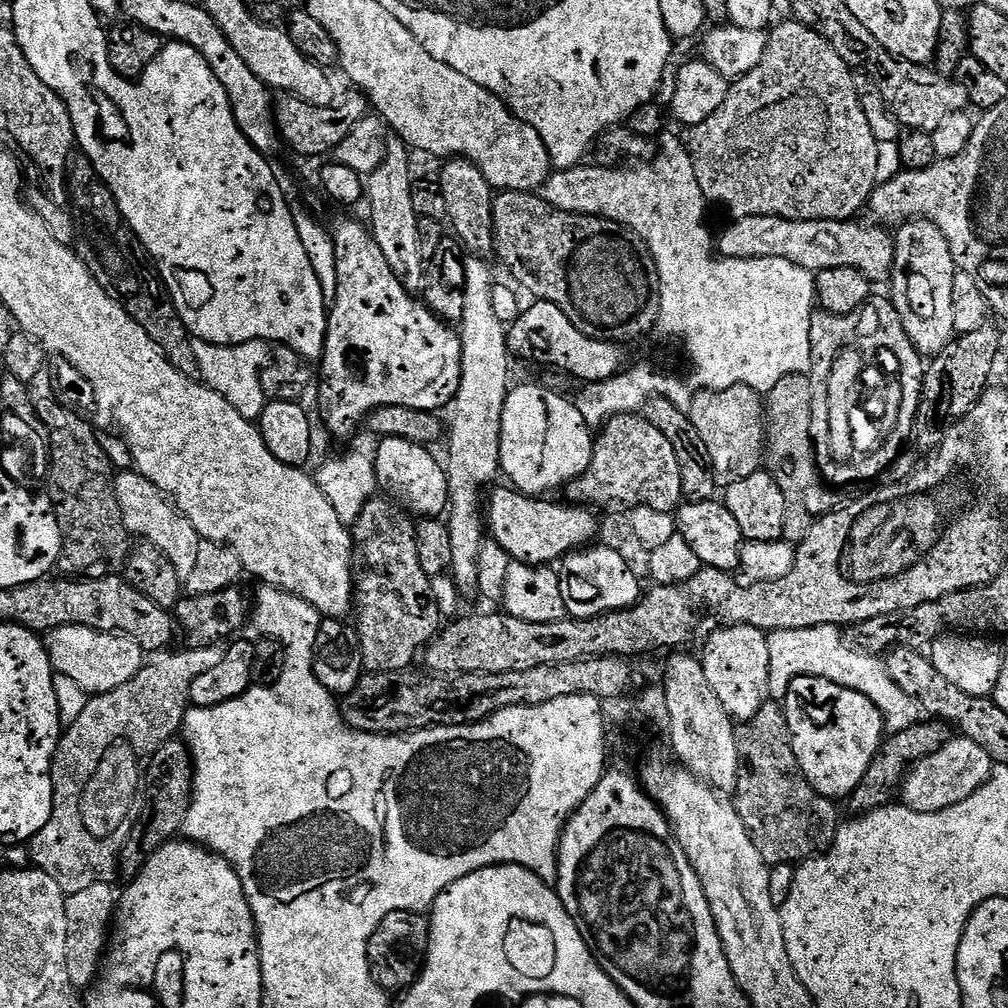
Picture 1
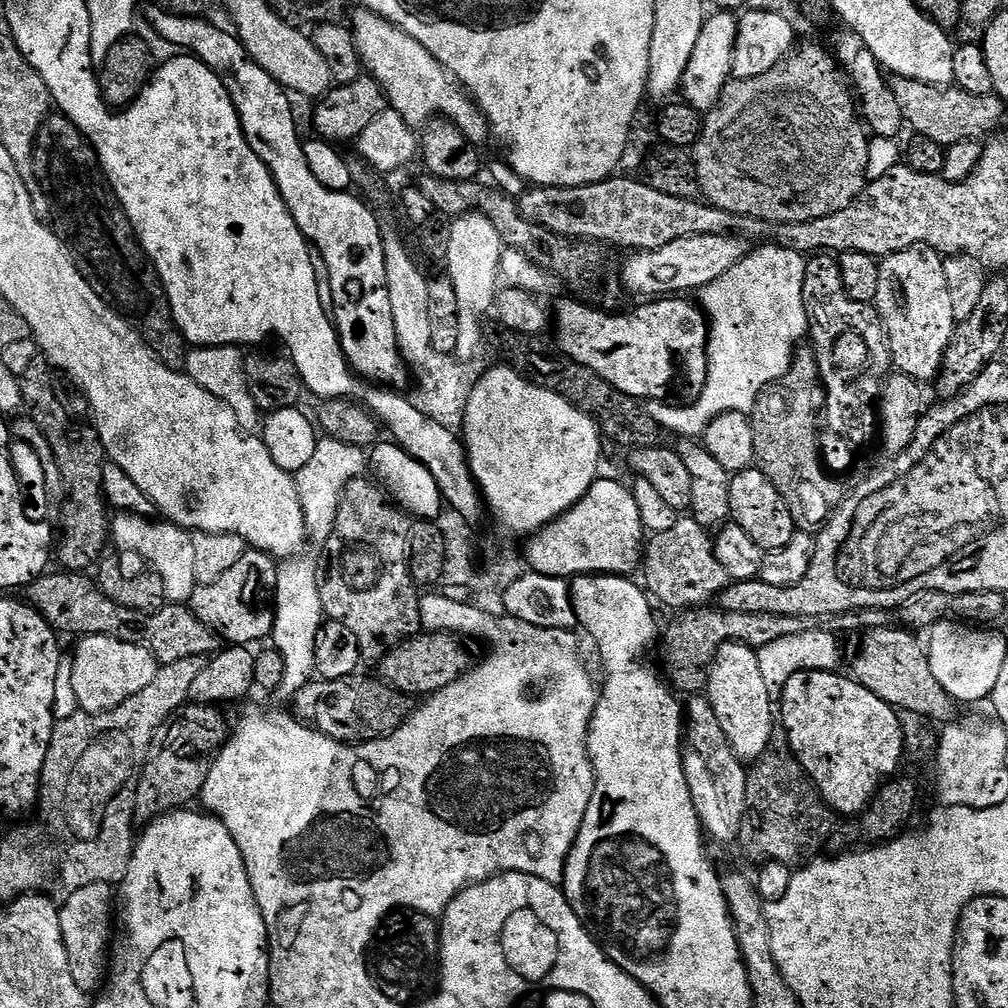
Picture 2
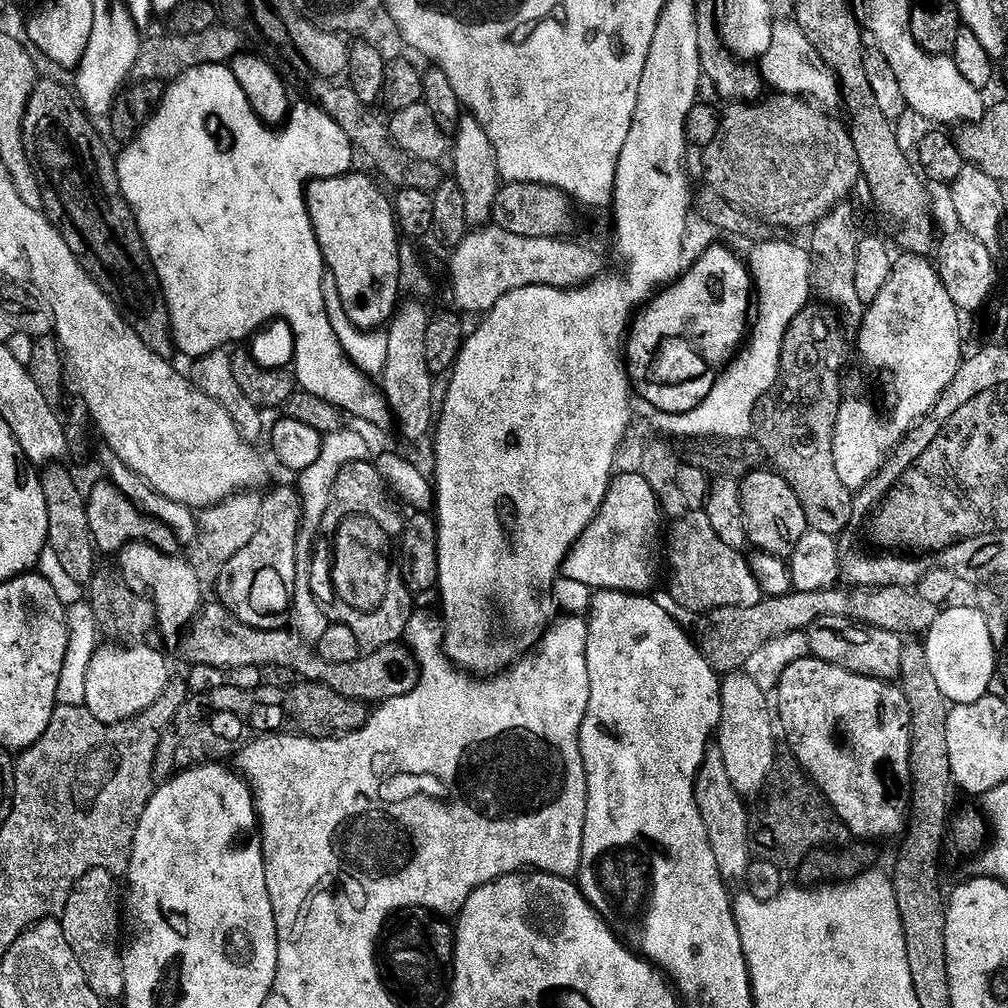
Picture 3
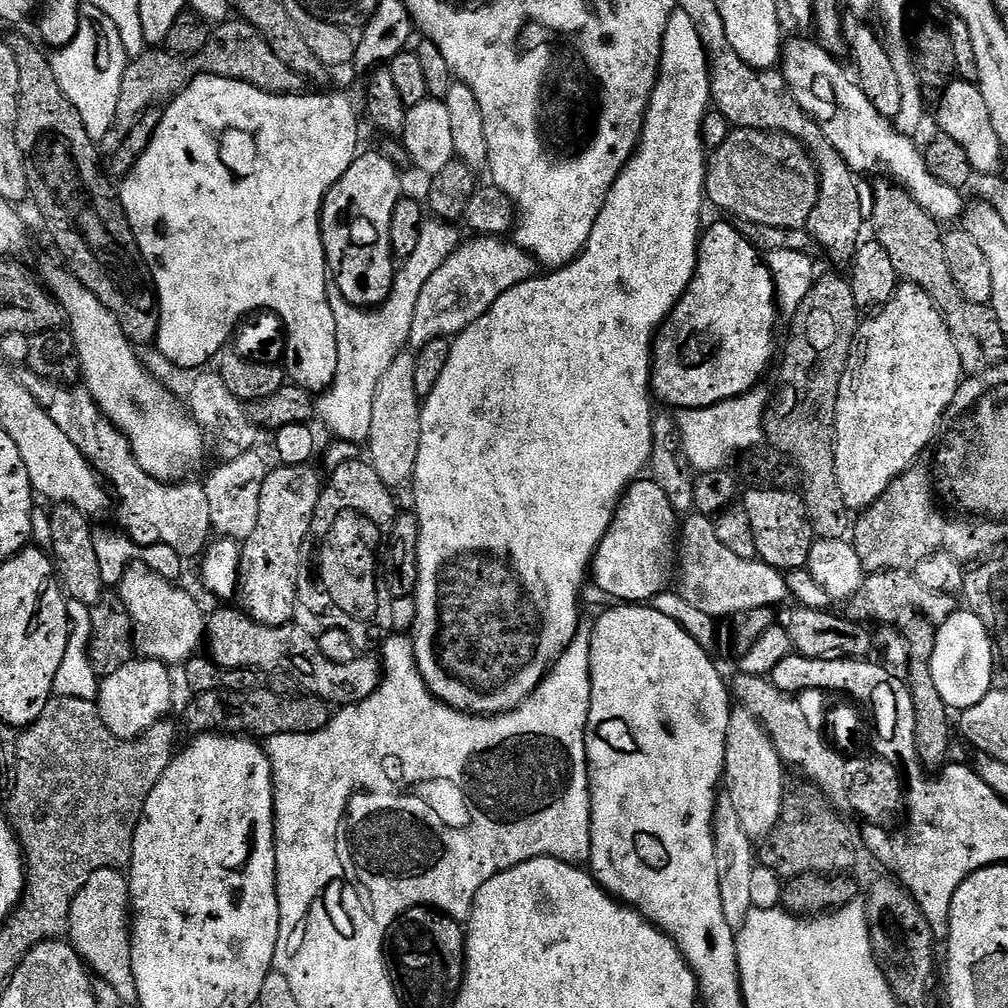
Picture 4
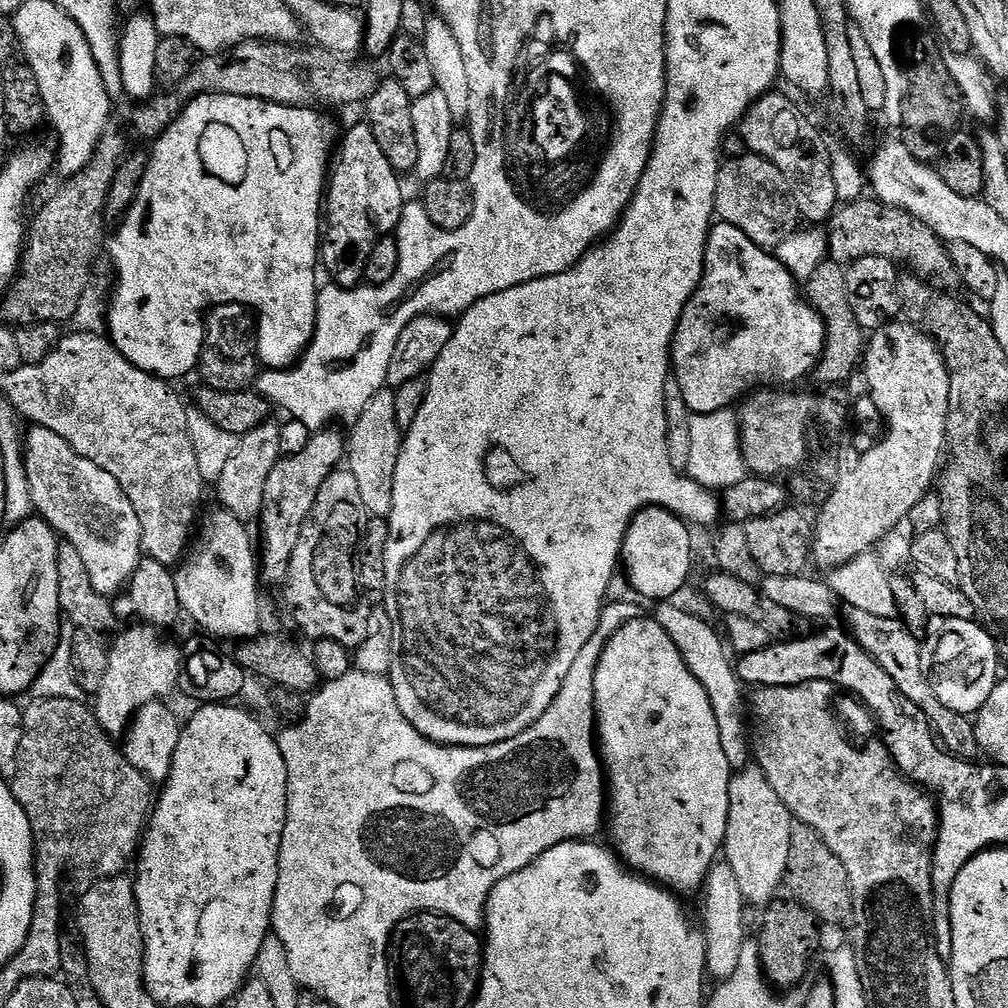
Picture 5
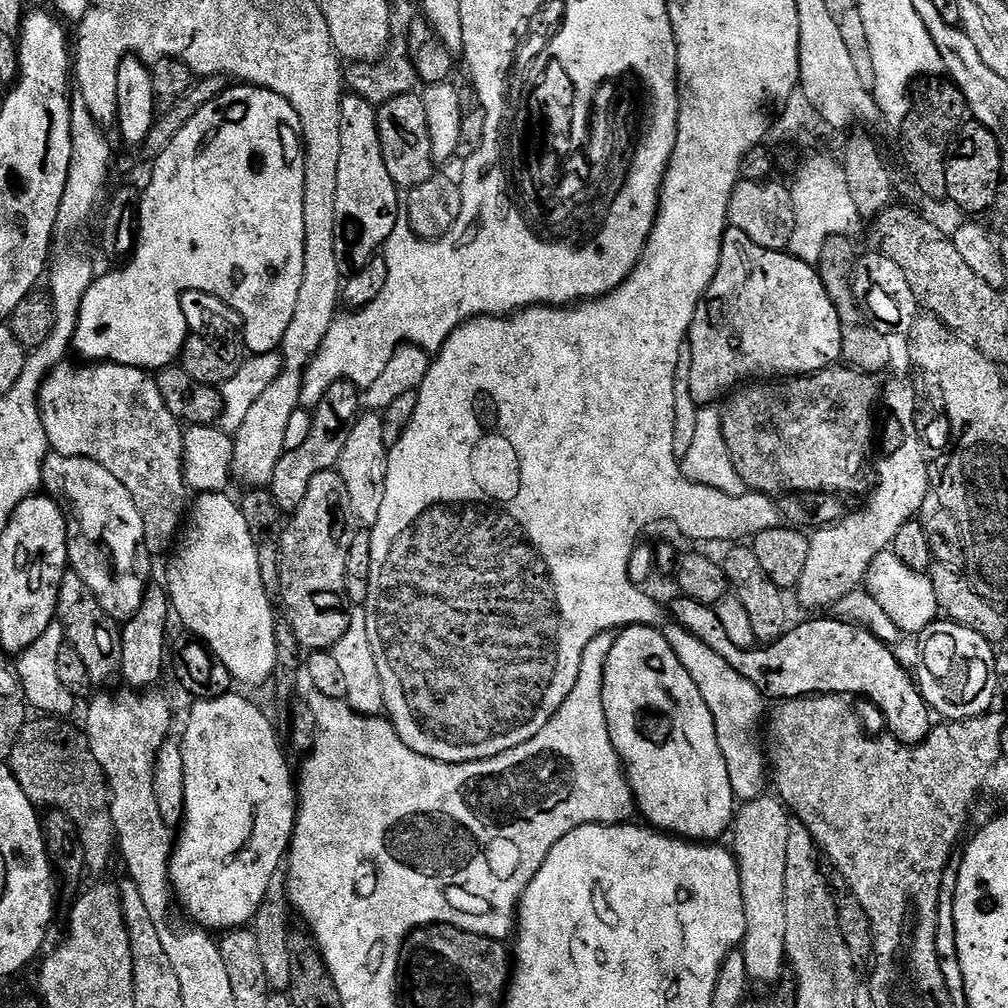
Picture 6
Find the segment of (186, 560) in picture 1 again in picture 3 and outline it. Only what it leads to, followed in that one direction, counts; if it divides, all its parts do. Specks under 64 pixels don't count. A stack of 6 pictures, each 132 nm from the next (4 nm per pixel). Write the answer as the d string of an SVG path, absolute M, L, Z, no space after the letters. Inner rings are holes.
M133 542L118 553L118 571L130 590L147 596L156 608L158 632L164 636L179 637L202 607L200 576L180 556L167 556L149 544Z

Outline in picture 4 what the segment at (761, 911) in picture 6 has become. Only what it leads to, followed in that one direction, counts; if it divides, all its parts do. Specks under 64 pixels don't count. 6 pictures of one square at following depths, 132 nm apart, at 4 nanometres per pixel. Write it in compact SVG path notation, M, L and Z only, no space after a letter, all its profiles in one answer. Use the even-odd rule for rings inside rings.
M733 707L726 742L723 783L730 802L734 802L734 810L742 821L743 829L753 842L763 841L776 829L786 791L784 772L786 765L780 759L778 750L774 750L774 742L760 725L760 719L745 708Z

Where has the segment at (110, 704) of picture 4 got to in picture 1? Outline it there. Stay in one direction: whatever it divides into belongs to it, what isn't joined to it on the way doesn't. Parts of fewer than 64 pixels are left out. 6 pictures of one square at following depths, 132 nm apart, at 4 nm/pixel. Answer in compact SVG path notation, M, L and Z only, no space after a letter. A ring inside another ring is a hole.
M86 626L53 628L43 637L43 641L44 649L47 650L52 663L53 673L66 678L74 678L74 682L78 682L78 686L82 686L82 690L89 694L118 690L118 686L130 682L134 678L134 674L138 674L138 670L143 668L146 663L144 649L132 636L122 636L114 632L99 632Z

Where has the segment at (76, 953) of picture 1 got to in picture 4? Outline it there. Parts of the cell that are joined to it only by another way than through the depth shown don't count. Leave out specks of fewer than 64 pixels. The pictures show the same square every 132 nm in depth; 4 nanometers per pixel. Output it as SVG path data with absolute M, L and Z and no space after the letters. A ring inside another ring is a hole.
M117 868L96 870L75 896L68 919L68 940L85 965L101 980L113 986L129 1006L138 1002L134 981L130 929L129 884L127 875Z

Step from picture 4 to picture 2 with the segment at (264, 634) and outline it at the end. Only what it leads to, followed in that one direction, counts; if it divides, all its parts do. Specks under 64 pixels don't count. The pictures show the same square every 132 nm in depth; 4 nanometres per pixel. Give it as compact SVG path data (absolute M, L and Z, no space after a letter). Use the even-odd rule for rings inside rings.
M67 570L49 571L27 585L27 603L46 618L46 622L57 633L73 632L73 637L113 636L122 642L141 644L160 664L182 662L182 658L211 657L221 651L222 641L210 626L200 621L184 602L168 602L157 612L130 610L115 604L100 589L99 583L88 574L77 574ZM429 632L417 634L410 640L404 640L394 646L379 661L379 675L393 684L399 692L405 692L410 698L427 698L433 692L441 692L446 686L459 680L470 667L468 652L460 645L461 637L450 632Z

